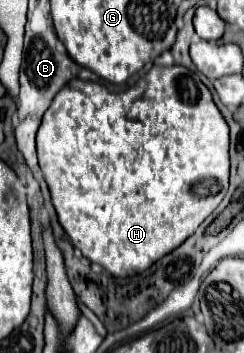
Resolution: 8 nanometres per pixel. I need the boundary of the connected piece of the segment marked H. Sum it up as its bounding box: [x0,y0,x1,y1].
[36,66,228,278]

